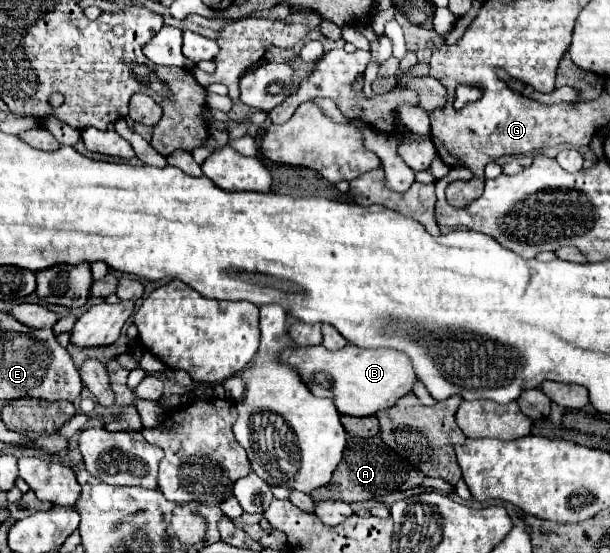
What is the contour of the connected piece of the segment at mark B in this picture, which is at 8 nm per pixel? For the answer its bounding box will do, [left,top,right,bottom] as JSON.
[282,344,418,416]

